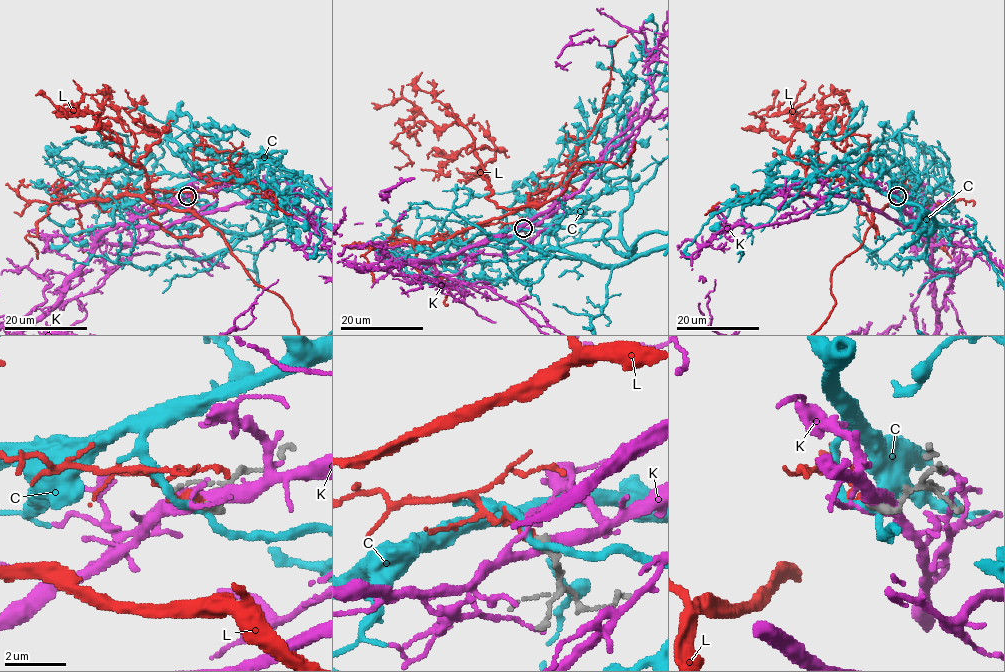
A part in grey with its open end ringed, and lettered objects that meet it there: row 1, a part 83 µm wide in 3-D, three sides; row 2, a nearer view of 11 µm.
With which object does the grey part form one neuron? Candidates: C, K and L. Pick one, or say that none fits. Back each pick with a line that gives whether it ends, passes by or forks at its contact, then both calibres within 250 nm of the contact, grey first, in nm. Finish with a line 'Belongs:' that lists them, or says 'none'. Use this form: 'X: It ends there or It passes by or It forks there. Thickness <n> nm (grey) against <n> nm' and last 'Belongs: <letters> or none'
L: It ends there. Thickness 320 nm (grey) against 320 nm
Belongs: L

